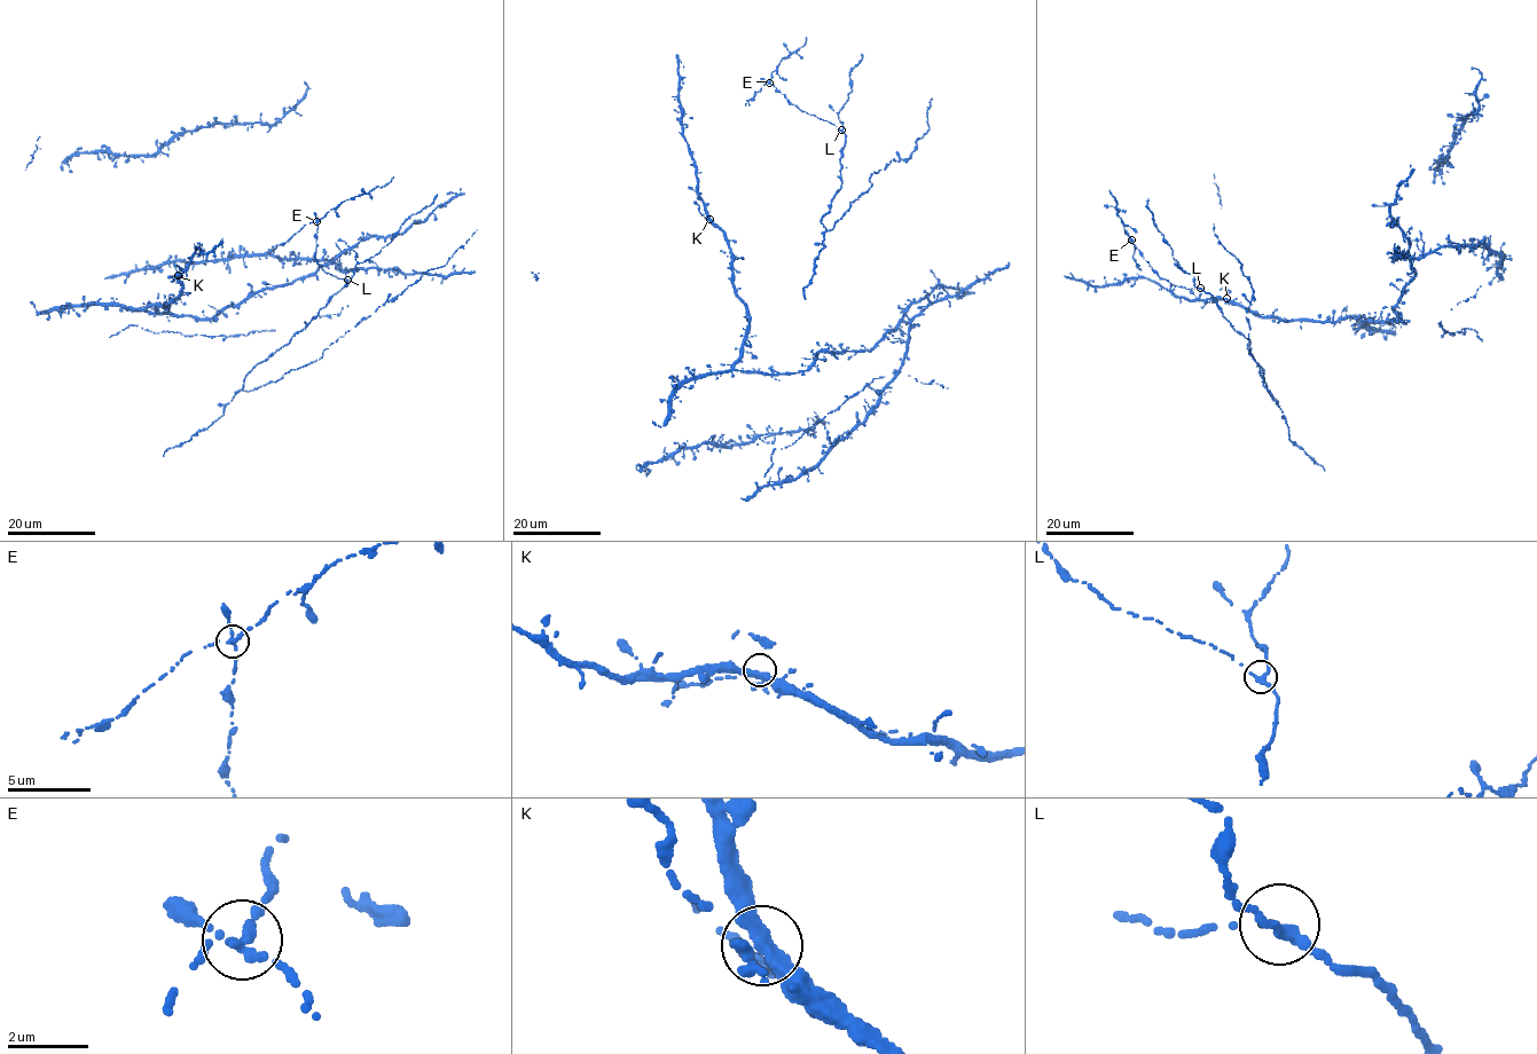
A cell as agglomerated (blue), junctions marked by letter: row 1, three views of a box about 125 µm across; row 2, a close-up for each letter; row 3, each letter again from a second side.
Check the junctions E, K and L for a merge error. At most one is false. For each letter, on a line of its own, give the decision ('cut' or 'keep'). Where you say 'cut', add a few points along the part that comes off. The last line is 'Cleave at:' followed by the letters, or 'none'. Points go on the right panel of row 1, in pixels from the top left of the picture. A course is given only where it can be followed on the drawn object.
E: cut; course (1130, 240), (1110, 190)
K: keep
L: keep
Cleave at: E

